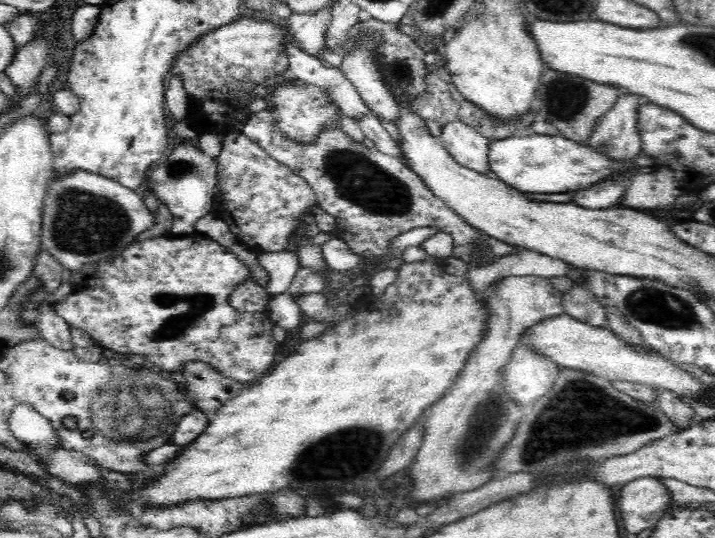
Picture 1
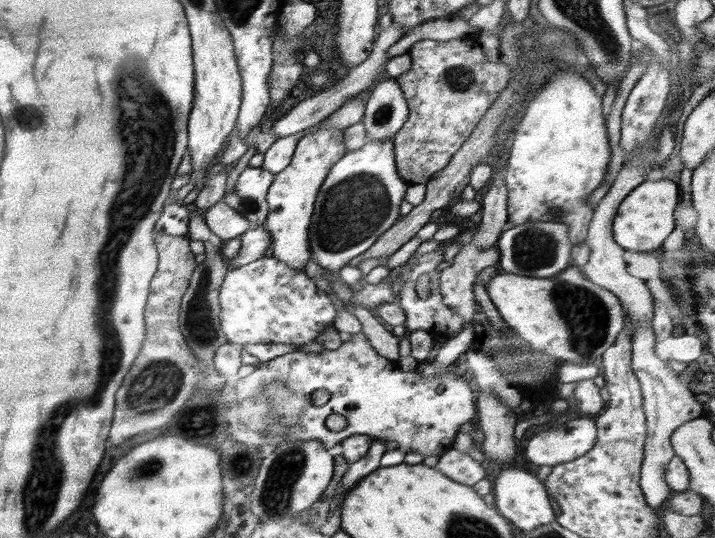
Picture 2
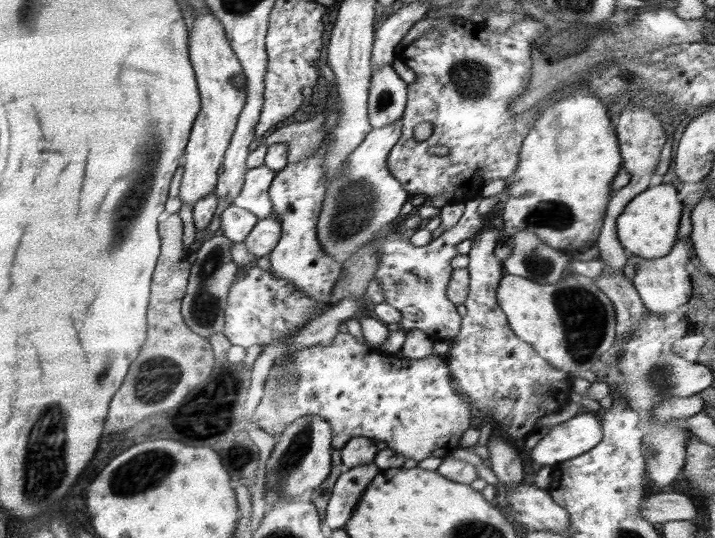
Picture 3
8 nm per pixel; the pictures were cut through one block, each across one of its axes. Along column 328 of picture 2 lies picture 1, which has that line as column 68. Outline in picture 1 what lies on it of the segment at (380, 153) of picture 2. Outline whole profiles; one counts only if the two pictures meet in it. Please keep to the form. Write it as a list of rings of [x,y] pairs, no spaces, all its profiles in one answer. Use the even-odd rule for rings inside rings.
[[[76,169],[58,176],[48,185],[43,200],[42,250],[51,254],[60,264],[78,272],[84,264],[100,258],[116,258],[134,238],[148,230],[154,215],[134,189],[100,174]]]

